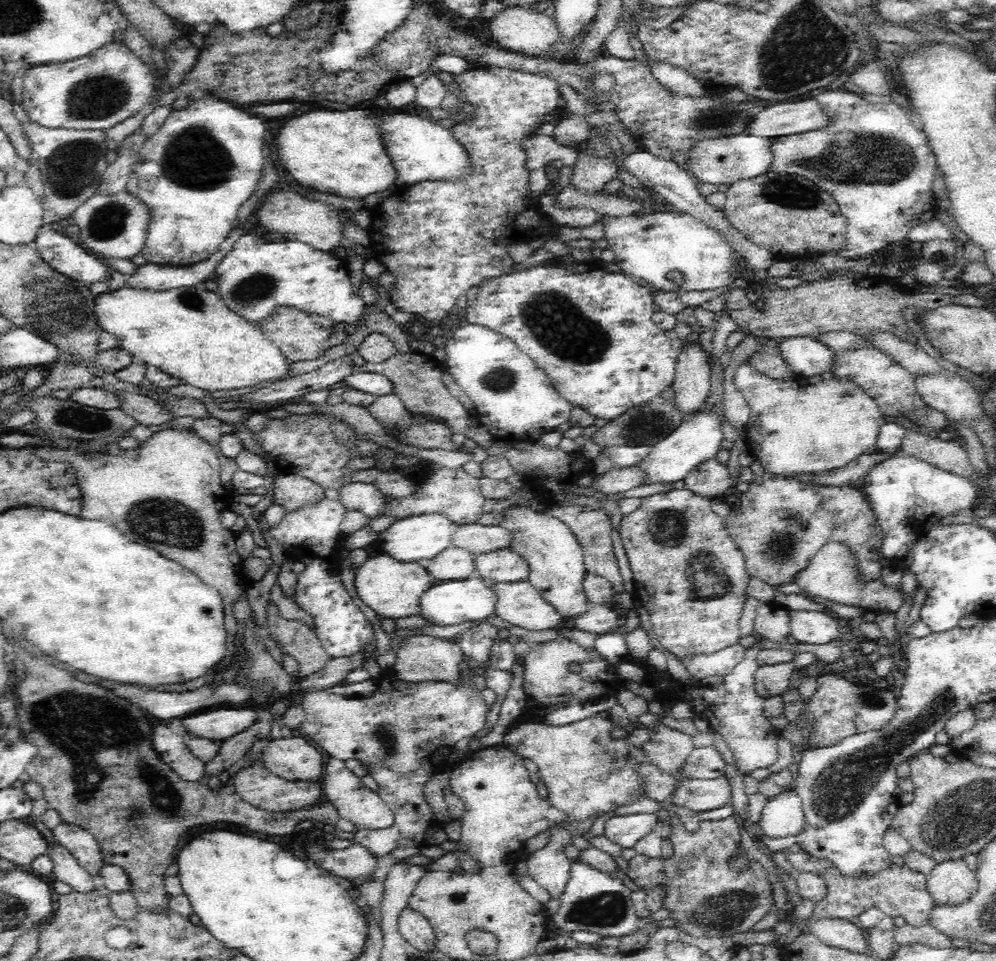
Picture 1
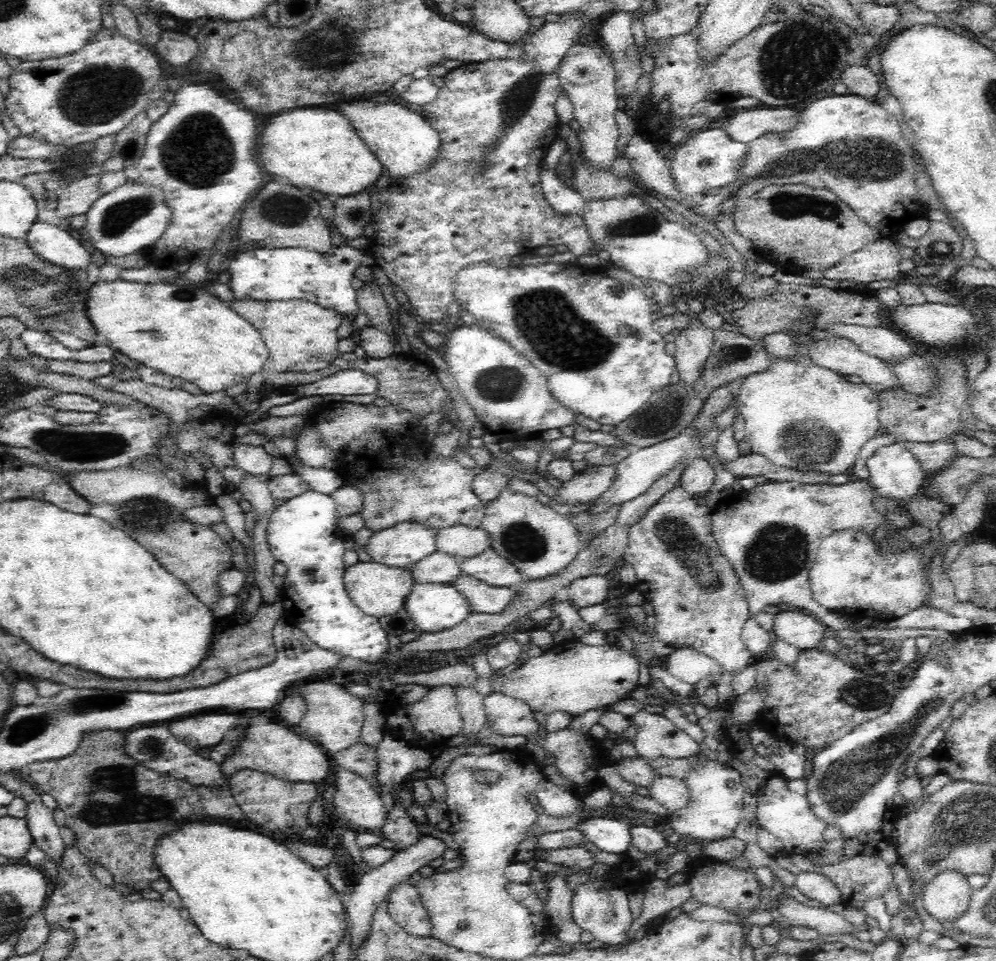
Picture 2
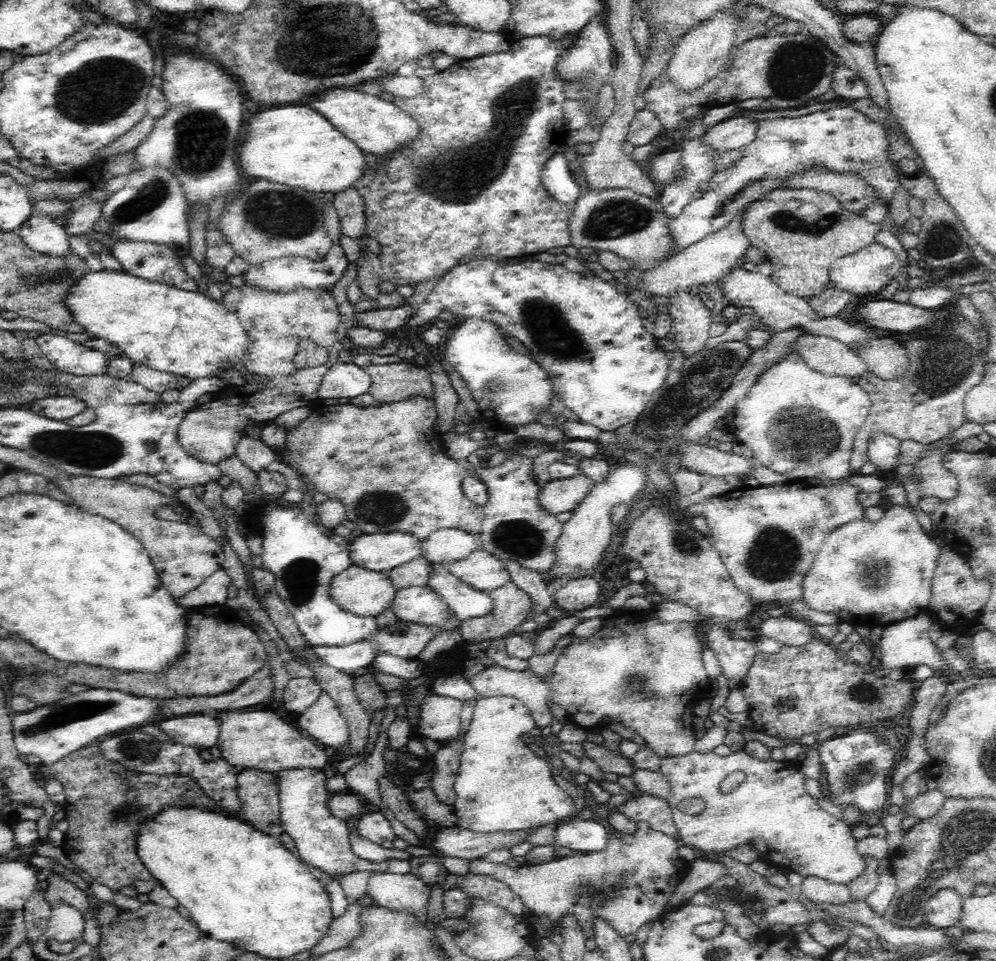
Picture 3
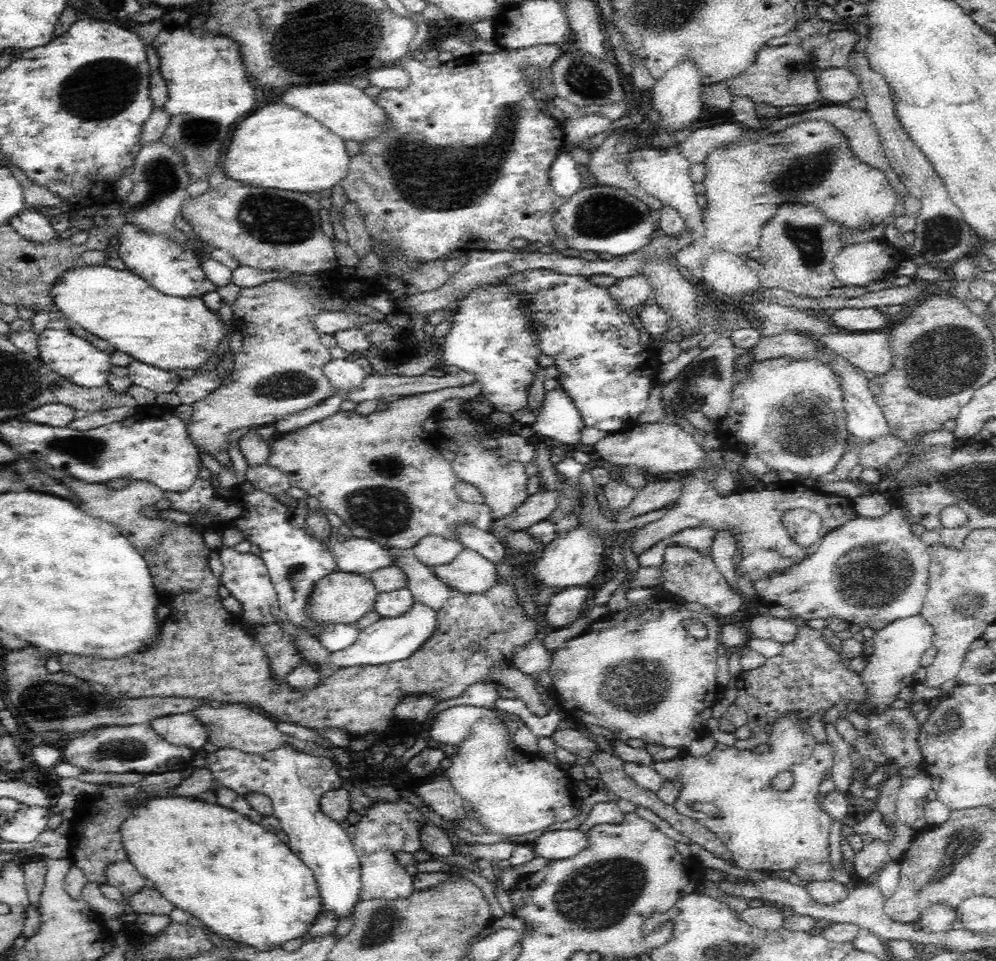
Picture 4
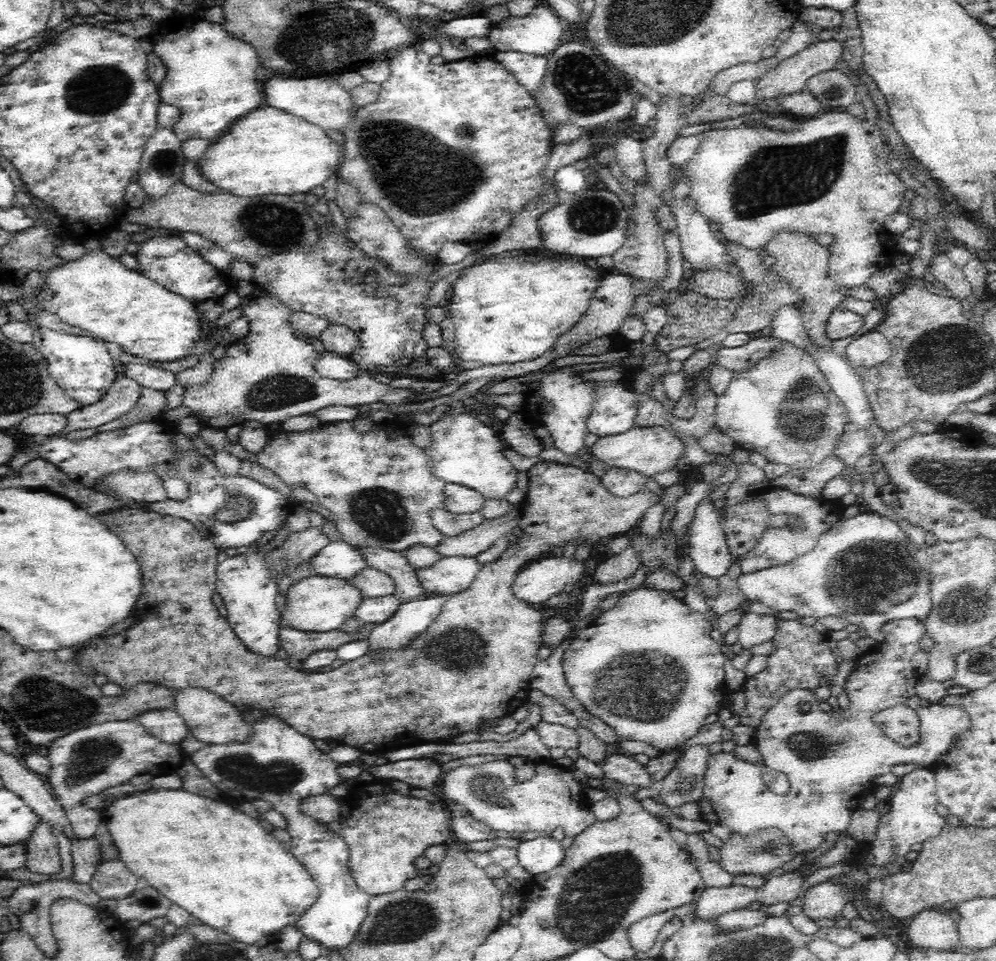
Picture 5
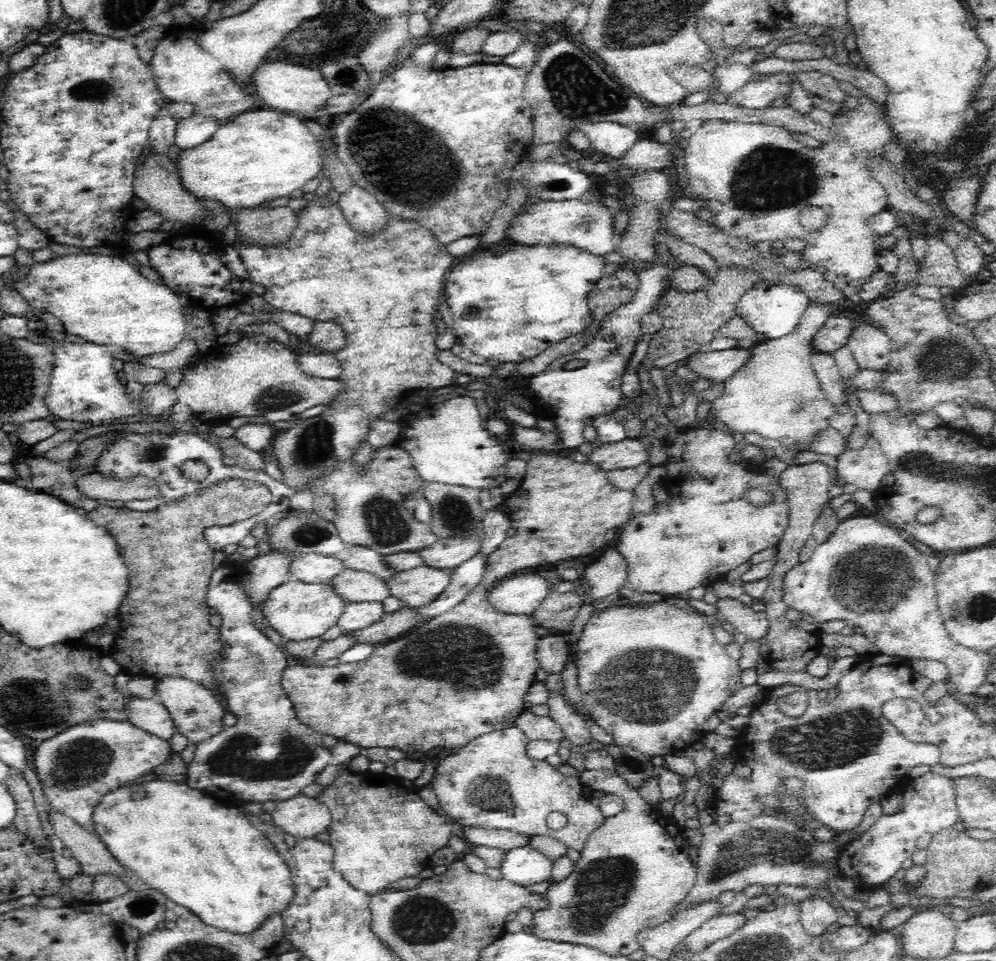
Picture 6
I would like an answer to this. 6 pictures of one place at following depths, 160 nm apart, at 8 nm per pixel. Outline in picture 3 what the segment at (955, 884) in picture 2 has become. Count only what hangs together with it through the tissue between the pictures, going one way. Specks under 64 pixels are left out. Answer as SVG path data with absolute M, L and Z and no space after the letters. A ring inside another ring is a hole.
M940 890L924 907L926 926L948 929L959 925L963 899L955 890Z

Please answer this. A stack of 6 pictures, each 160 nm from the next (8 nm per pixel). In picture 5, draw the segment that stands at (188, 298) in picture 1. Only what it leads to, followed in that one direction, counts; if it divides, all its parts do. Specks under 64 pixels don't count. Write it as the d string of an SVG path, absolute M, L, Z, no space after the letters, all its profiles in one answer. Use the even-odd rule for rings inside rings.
M88 248L86 254L54 265L42 271L43 283L35 290L37 307L56 314L62 322L86 330L92 338L102 338L106 342L120 344L128 354L146 358L148 361L168 362L193 354L196 343L200 342L196 304L182 295L166 289L158 281L140 274L136 269L128 269L120 258L106 254L103 248Z

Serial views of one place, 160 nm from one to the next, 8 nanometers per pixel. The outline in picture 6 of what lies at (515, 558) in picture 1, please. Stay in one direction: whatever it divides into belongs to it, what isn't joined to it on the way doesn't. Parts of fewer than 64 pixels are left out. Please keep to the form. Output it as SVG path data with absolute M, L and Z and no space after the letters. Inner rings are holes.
M419 566L395 572L386 579L388 599L397 599L404 608L420 608L434 603L450 584L452 571Z

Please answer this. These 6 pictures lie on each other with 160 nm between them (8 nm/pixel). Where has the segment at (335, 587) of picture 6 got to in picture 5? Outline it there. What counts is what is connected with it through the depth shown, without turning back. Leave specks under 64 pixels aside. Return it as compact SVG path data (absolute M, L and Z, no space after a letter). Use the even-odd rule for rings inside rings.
M364 567L355 572L348 583L360 593L362 599L376 599L394 595L396 584L387 574L375 568Z

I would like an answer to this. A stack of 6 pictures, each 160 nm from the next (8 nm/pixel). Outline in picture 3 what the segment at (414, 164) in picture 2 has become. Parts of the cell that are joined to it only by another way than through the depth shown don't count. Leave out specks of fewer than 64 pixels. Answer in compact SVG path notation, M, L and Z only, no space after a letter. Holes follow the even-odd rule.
M332 88L322 90L306 98L306 106L316 110L328 122L334 124L340 132L344 132L354 144L376 157L387 155L399 149L404 143L413 139L419 132L416 121L394 107L392 102L382 100L372 94L364 94L356 88Z

